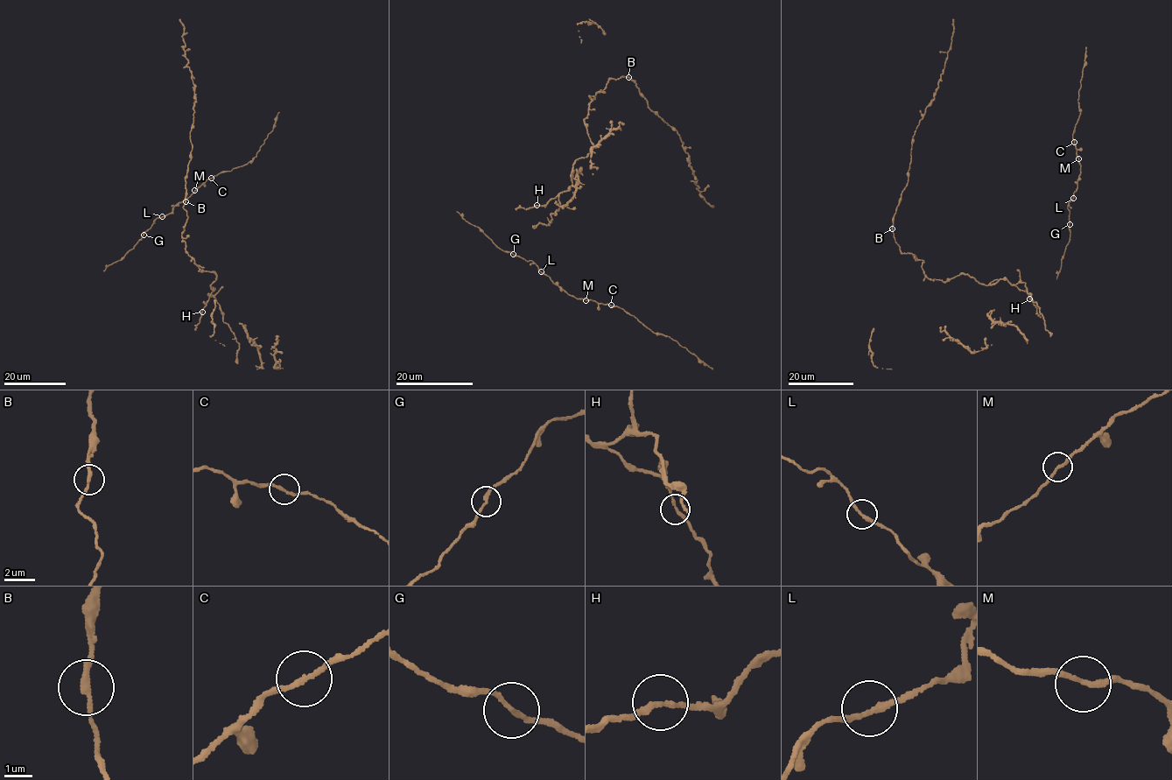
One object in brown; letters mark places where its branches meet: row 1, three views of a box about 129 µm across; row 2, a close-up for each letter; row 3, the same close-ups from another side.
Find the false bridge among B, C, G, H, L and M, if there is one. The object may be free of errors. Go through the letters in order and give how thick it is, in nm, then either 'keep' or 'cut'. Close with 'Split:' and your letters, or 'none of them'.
B: 190 nm thick; keep
C: 180 nm thick; keep
G: 160 nm thick; keep
H: 180 nm thick; keep
L: 190 nm thick; keep
M: 160 nm thick; keep
Split: none of them

